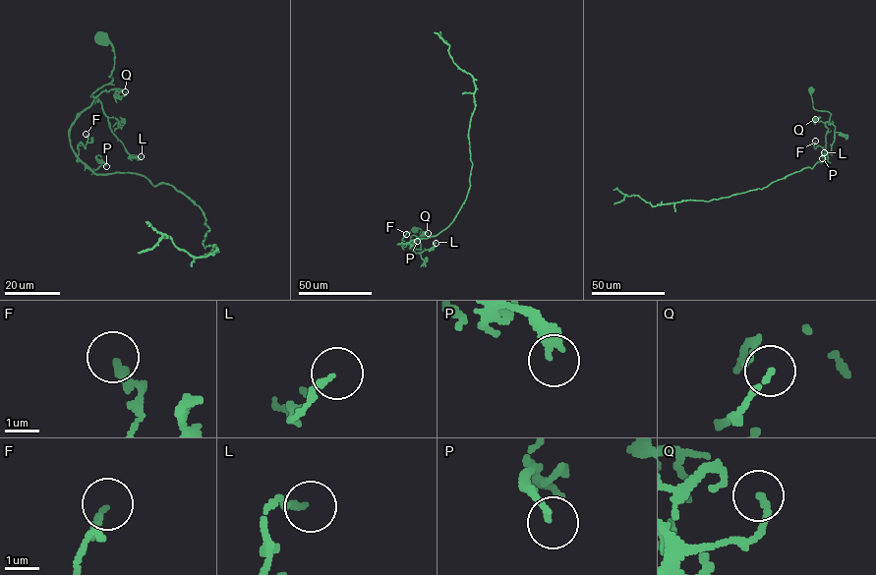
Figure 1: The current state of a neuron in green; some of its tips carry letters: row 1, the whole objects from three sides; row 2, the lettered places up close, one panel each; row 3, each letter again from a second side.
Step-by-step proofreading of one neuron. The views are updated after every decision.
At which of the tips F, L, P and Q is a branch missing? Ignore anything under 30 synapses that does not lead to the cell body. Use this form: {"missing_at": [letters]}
{"missing_at": []}

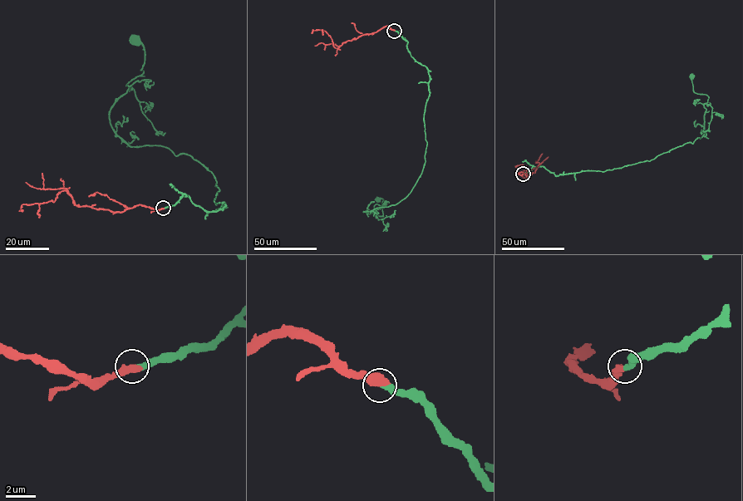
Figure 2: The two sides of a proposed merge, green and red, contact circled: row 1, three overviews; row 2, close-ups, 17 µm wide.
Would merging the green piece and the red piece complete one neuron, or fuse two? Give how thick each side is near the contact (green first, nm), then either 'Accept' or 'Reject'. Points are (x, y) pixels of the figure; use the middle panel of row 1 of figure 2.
Thickness 320 nm (green) against 600 nm. Accept

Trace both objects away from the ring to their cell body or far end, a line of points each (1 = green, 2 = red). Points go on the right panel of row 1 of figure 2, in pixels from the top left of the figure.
1: (523, 174), (533, 165), (556, 175), (604, 171), (692, 144), (703, 134), (709, 96), (694, 92), (691, 76)
2: (523, 174), (519, 173), (522, 172), (526, 176), (534, 173), (540, 164), (522, 171), (524, 174), (522, 174)

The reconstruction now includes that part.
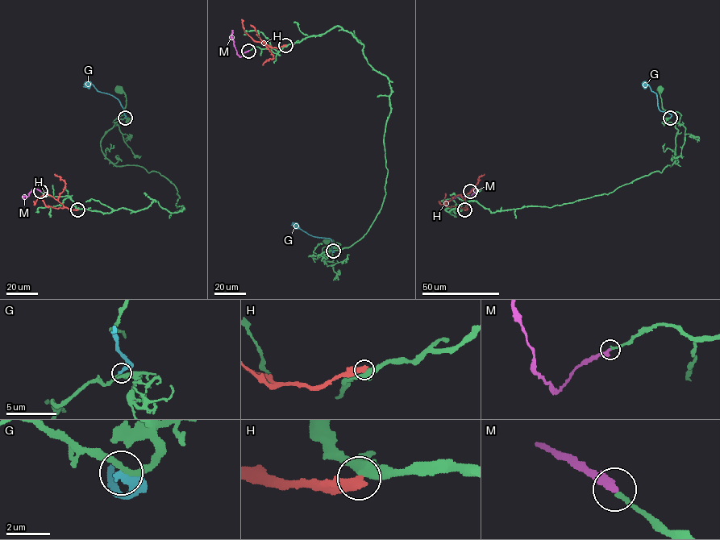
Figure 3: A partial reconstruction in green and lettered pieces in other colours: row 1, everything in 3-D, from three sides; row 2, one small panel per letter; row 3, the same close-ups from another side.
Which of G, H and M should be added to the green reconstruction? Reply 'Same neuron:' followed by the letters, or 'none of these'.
Same neuron: M

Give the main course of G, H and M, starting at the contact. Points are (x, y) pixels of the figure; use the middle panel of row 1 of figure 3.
G: (333, 251), (330, 238), (312, 236), (292, 222)
H: (285, 45), (273, 47), (254, 41), (244, 31), (241, 19)
M: (248, 50), (239, 56), (231, 34), (233, 30)

